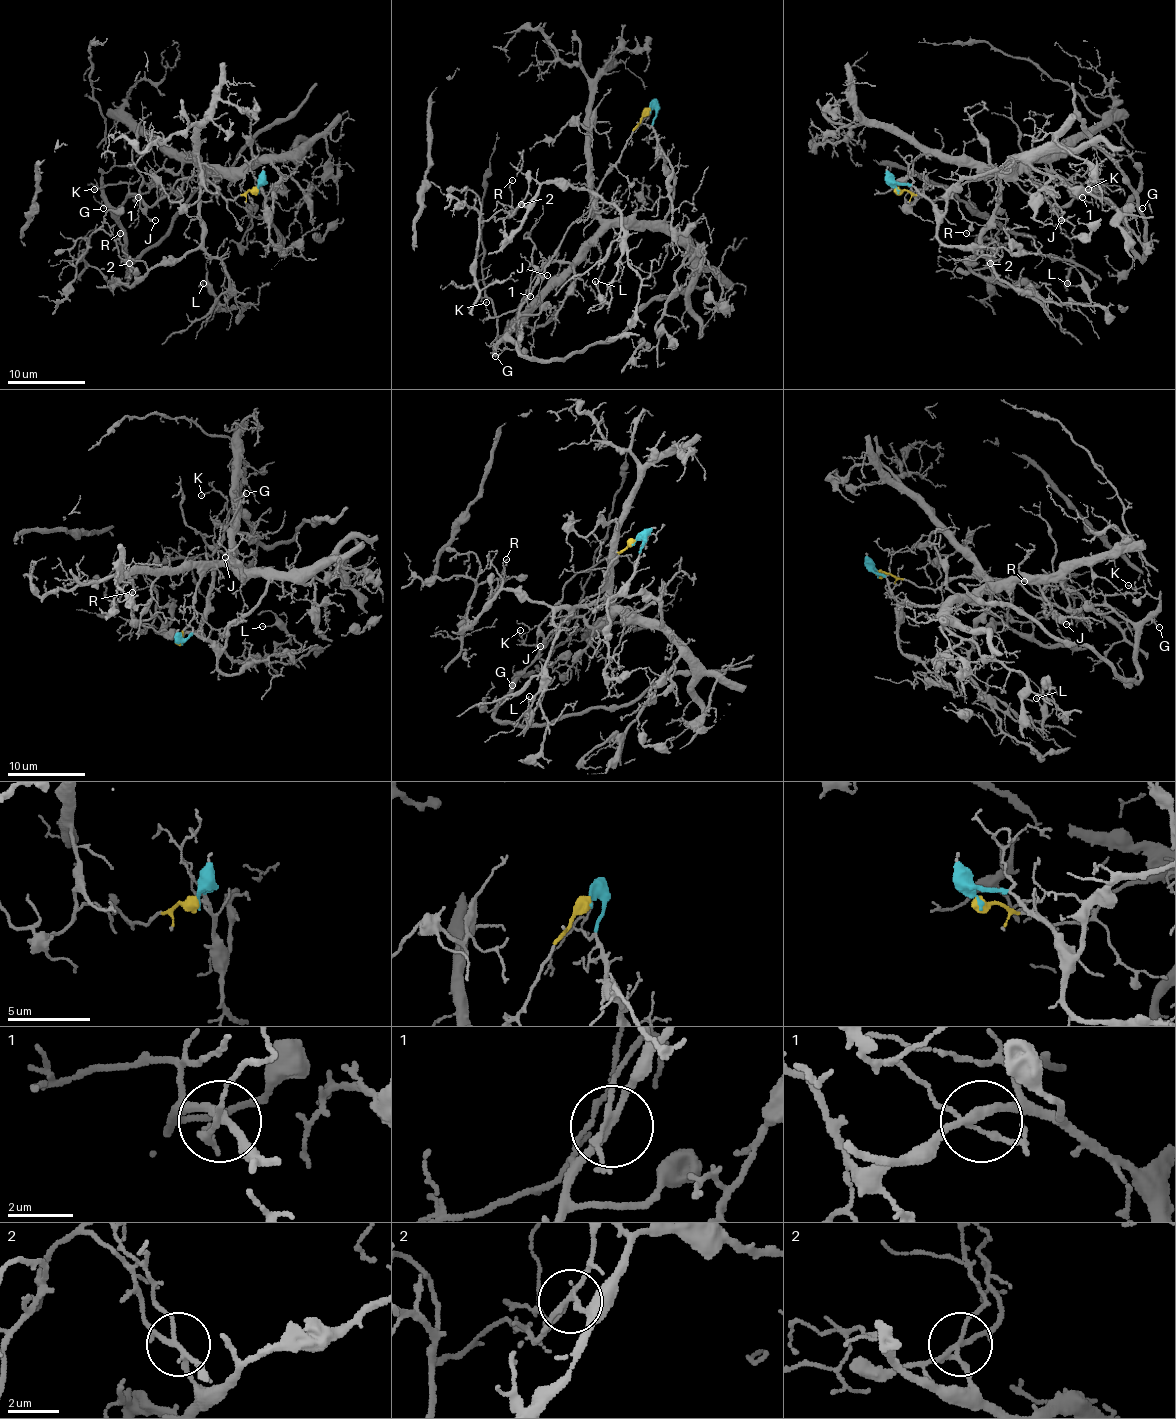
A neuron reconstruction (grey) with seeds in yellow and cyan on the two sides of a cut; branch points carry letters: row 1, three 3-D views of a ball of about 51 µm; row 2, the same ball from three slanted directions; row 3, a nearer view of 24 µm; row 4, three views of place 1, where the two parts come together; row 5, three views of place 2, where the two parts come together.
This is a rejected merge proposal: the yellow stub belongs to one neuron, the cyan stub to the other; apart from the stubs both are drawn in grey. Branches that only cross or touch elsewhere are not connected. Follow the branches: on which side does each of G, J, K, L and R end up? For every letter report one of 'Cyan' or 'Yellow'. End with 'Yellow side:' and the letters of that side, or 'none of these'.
G: Yellow
J: Yellow
K: Yellow
L: Cyan
R: Cyan
Yellow side: G, J, K

